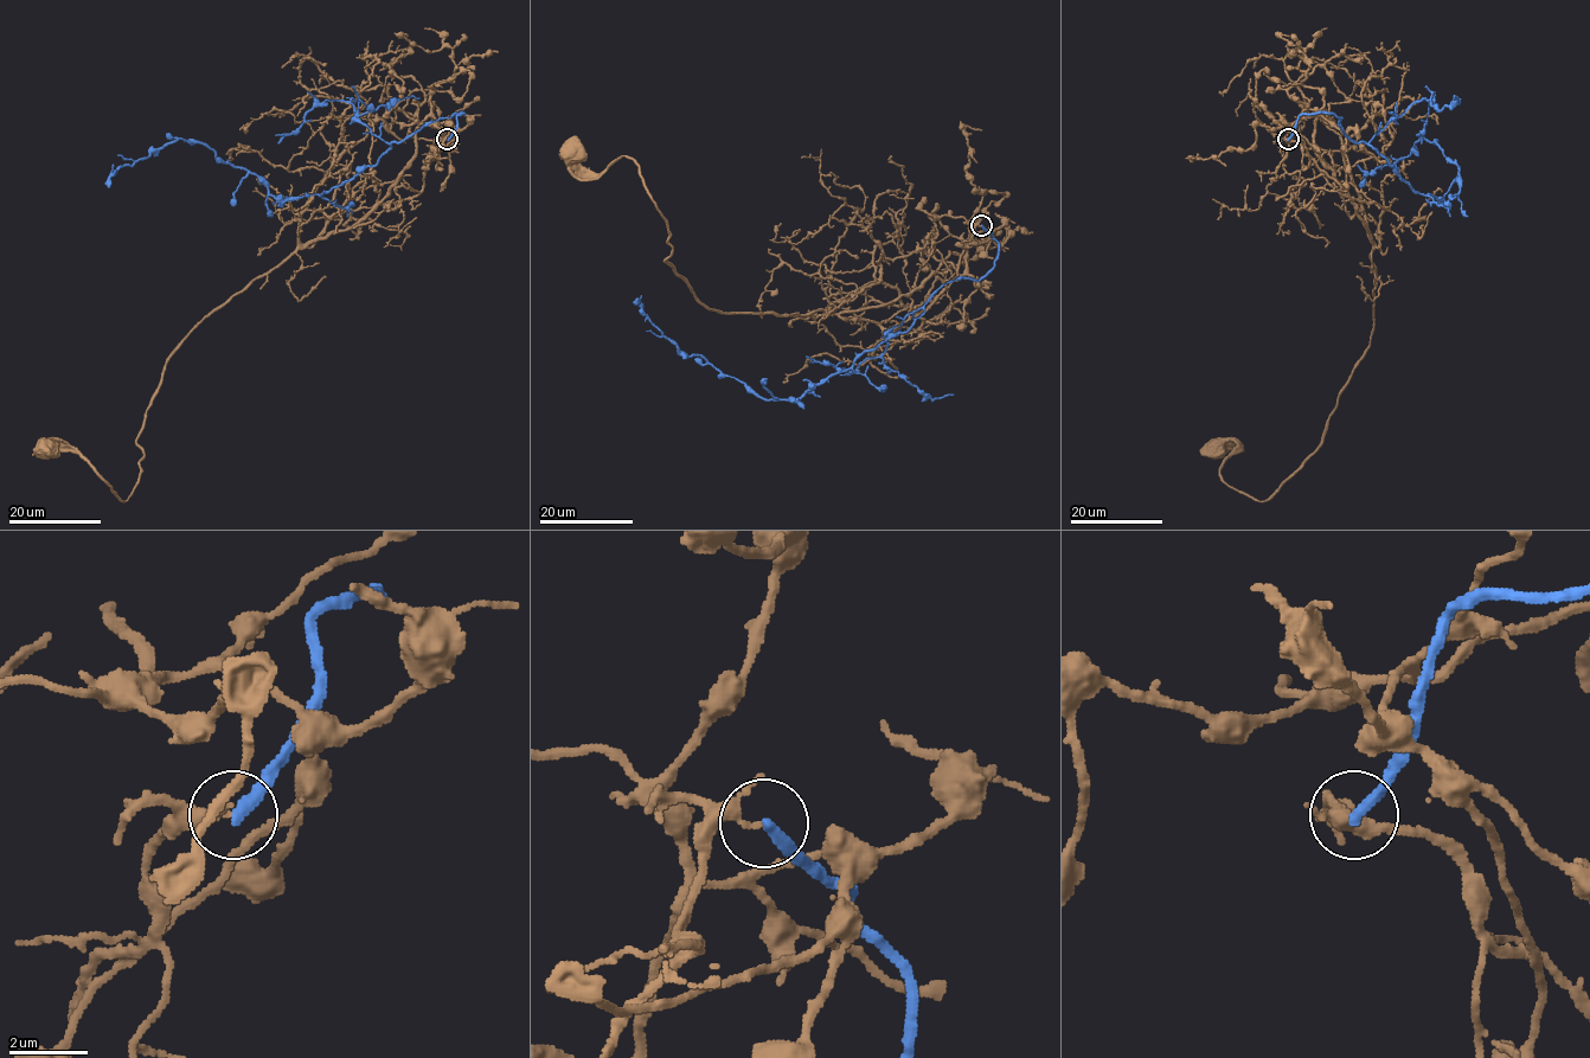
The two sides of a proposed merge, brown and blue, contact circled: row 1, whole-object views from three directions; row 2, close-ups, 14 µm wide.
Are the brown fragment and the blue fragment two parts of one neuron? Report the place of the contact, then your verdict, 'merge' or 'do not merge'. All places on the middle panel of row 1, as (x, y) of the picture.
(981, 225) | do not merge

